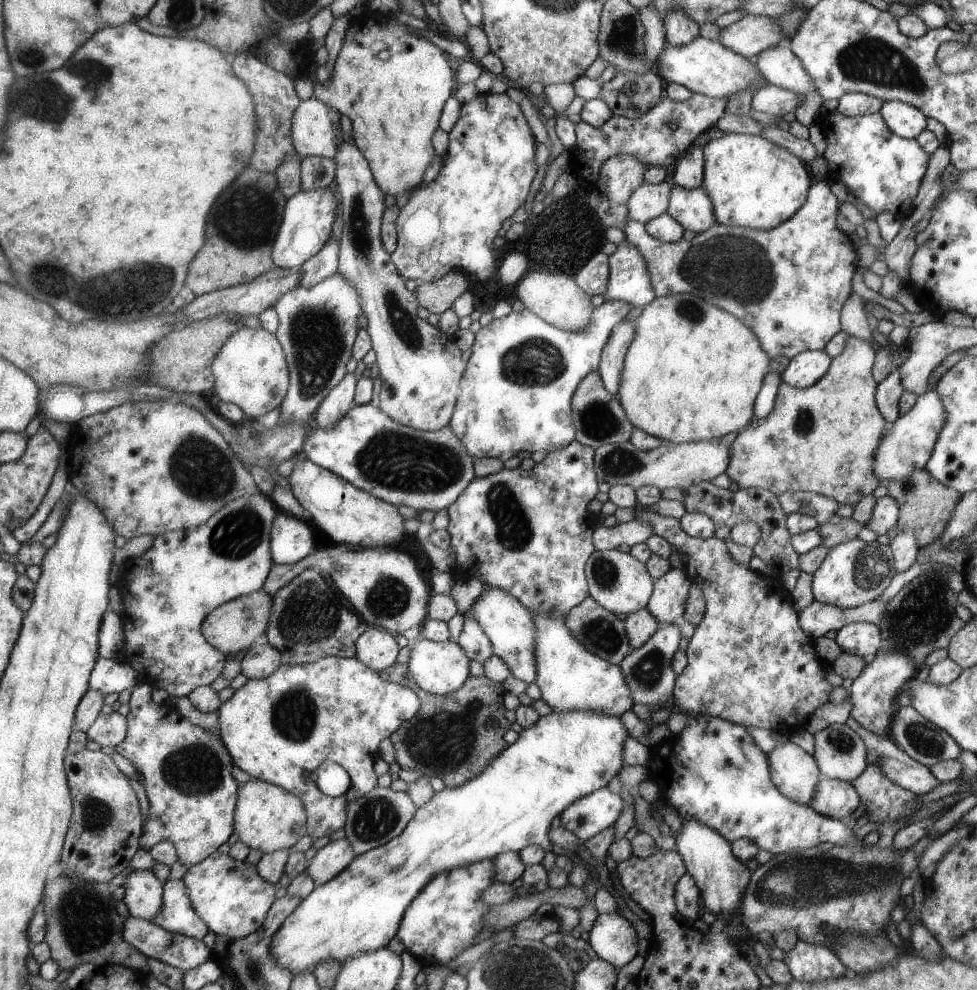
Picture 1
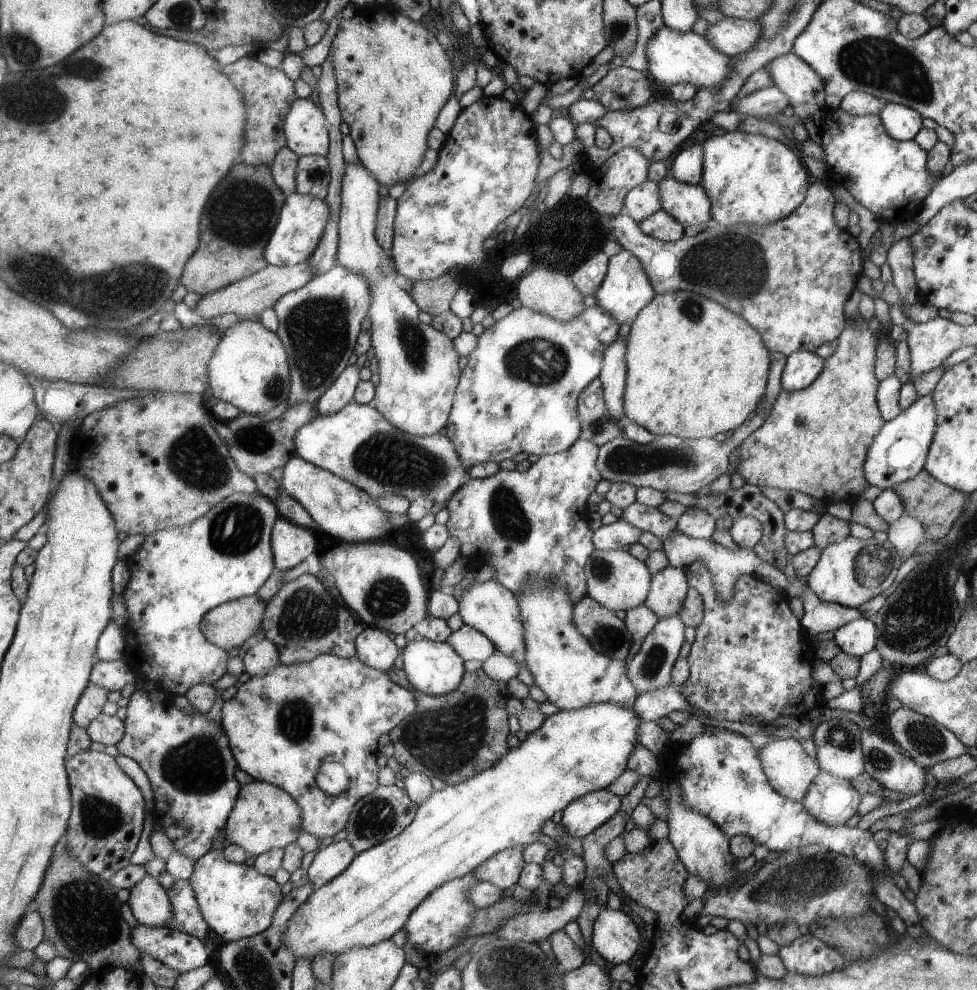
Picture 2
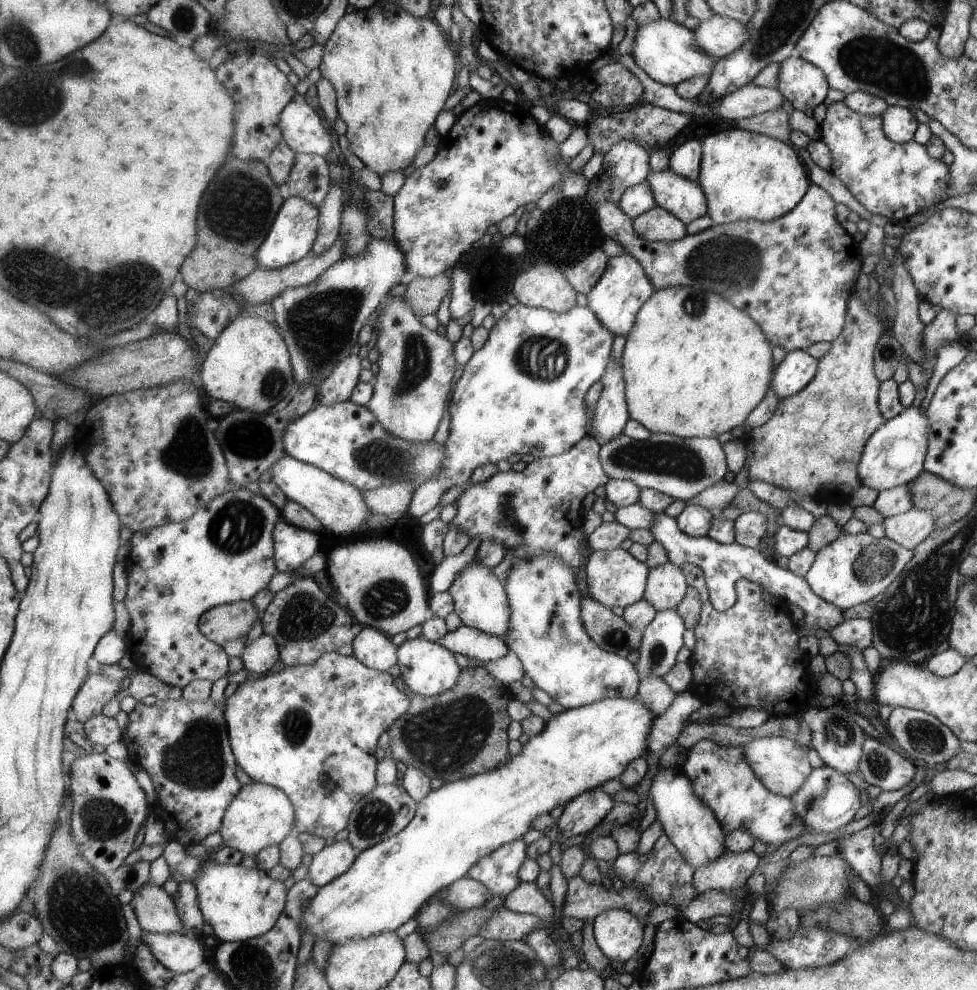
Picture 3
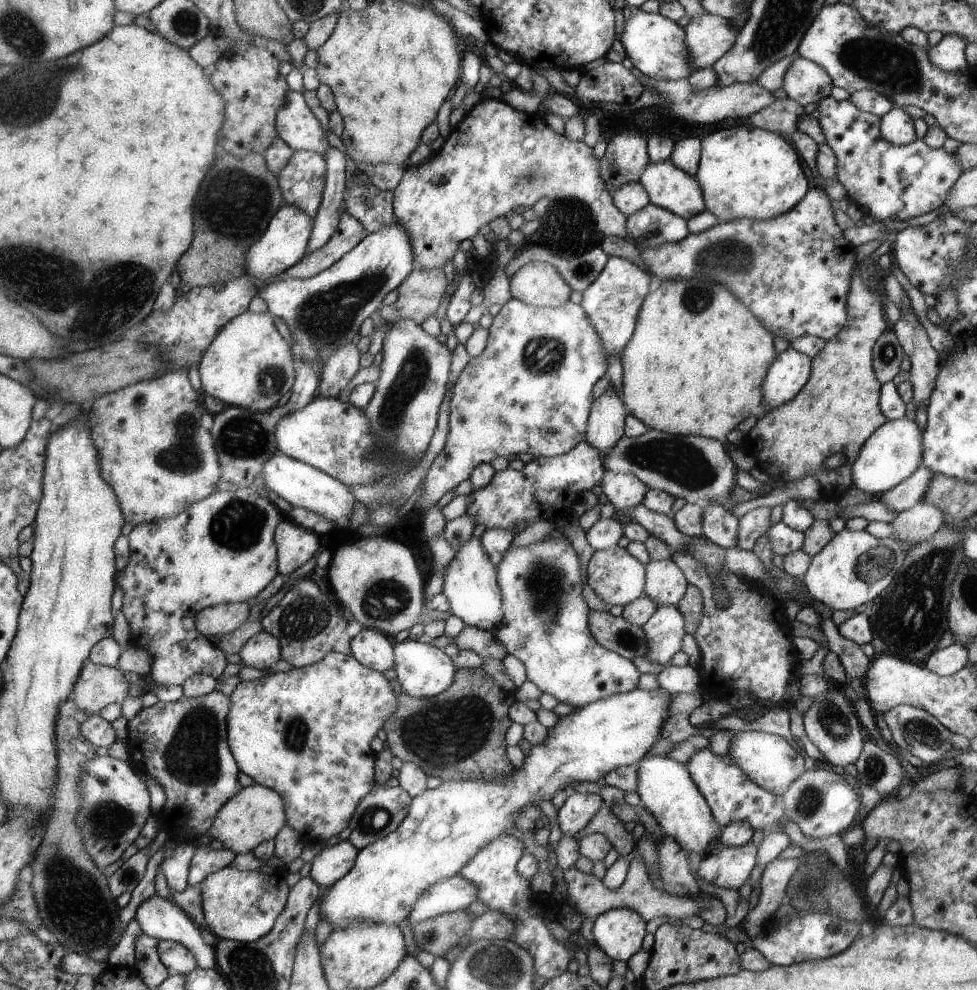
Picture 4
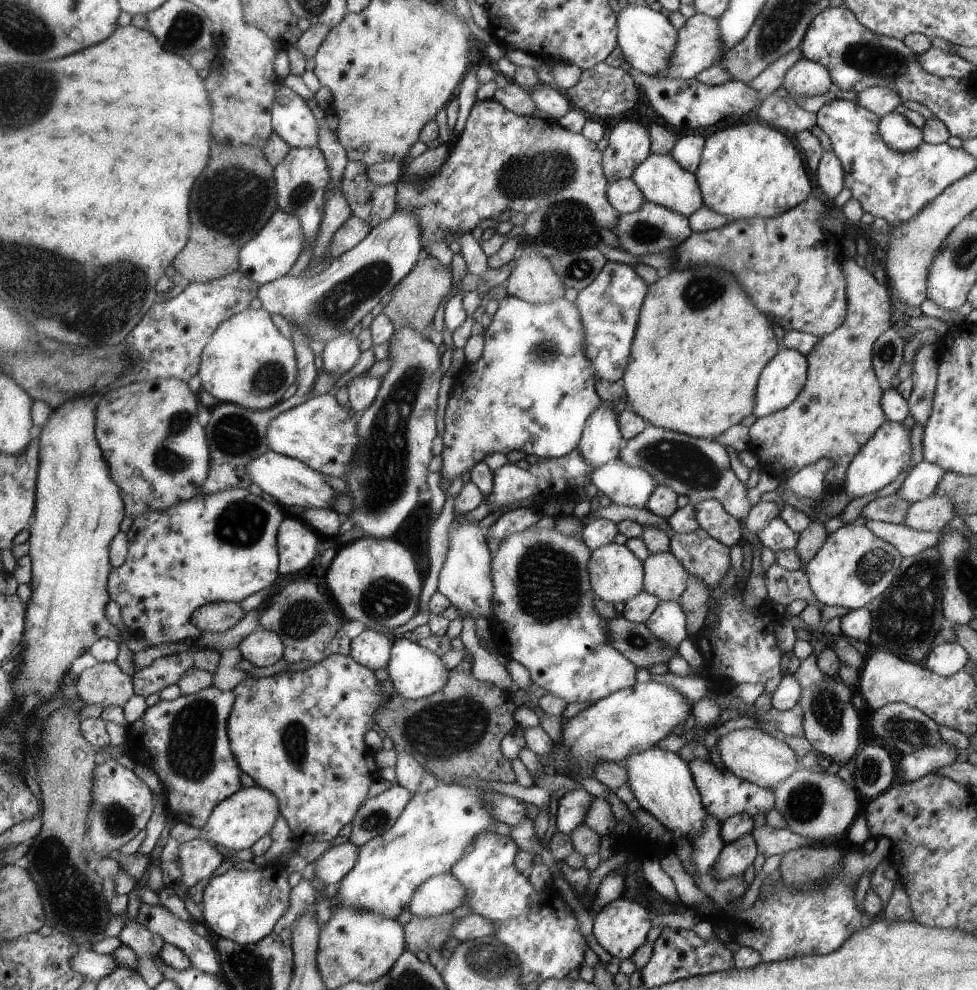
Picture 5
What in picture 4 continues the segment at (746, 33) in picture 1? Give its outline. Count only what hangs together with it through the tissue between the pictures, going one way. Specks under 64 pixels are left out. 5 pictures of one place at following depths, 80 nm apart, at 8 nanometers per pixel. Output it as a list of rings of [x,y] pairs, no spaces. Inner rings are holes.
[[[709,13],[690,18],[684,32],[692,72],[710,67],[734,45],[738,35],[729,19]]]

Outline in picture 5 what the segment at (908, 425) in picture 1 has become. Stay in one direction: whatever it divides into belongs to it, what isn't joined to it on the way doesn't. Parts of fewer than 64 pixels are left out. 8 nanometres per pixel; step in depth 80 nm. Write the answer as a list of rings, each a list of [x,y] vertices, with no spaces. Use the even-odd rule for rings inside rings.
[[[886,421],[874,432],[871,439],[857,452],[846,468],[845,480],[841,492],[847,493],[852,500],[865,494],[871,494],[889,484],[907,466],[911,458],[909,433],[903,423]]]

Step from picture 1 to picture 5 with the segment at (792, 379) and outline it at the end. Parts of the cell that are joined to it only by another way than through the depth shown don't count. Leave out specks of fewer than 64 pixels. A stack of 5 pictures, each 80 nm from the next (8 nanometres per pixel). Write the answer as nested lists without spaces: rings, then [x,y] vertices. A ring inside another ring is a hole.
[[[780,349],[759,375],[753,416],[770,415],[793,403],[805,386],[807,374],[806,356],[795,349]]]

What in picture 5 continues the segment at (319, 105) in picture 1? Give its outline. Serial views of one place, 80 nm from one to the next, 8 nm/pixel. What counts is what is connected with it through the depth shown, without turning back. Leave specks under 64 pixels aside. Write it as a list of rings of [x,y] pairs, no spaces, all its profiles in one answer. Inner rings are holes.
[[[285,85],[277,90],[272,108],[274,130],[292,147],[315,147],[318,123],[307,107],[307,101]]]

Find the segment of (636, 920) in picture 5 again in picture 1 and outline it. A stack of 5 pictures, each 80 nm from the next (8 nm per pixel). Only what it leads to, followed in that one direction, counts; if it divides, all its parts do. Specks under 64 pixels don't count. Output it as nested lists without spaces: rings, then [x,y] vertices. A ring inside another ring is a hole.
[[[618,911],[598,914],[584,938],[596,956],[614,965],[615,969],[637,954],[635,930]]]

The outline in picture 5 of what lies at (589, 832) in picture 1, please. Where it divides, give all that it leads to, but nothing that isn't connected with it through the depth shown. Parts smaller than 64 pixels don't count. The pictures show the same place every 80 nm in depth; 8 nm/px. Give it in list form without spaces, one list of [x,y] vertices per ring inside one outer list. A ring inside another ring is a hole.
[[[581,788],[567,791],[559,800],[556,800],[554,816],[556,830],[567,835],[578,824],[583,823],[593,799],[591,794]]]

